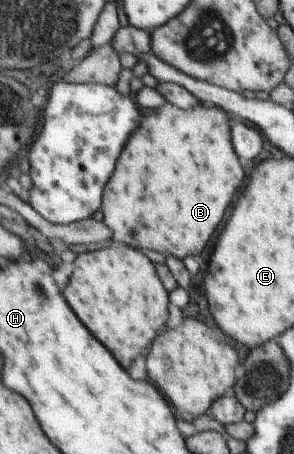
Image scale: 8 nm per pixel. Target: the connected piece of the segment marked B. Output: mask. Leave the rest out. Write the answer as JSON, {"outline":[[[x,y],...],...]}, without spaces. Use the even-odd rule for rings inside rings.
{"outline":[[[138,103],[136,105],[140,108],[138,126],[141,128],[133,130],[133,138],[130,136],[127,140],[129,144],[121,152],[115,171],[105,186],[102,222],[110,229],[114,244],[129,244],[133,248],[153,250],[179,260],[201,254],[245,178],[239,158],[231,146],[231,120],[214,105],[199,106],[195,110],[179,110],[170,103],[151,110],[146,110]]]}

